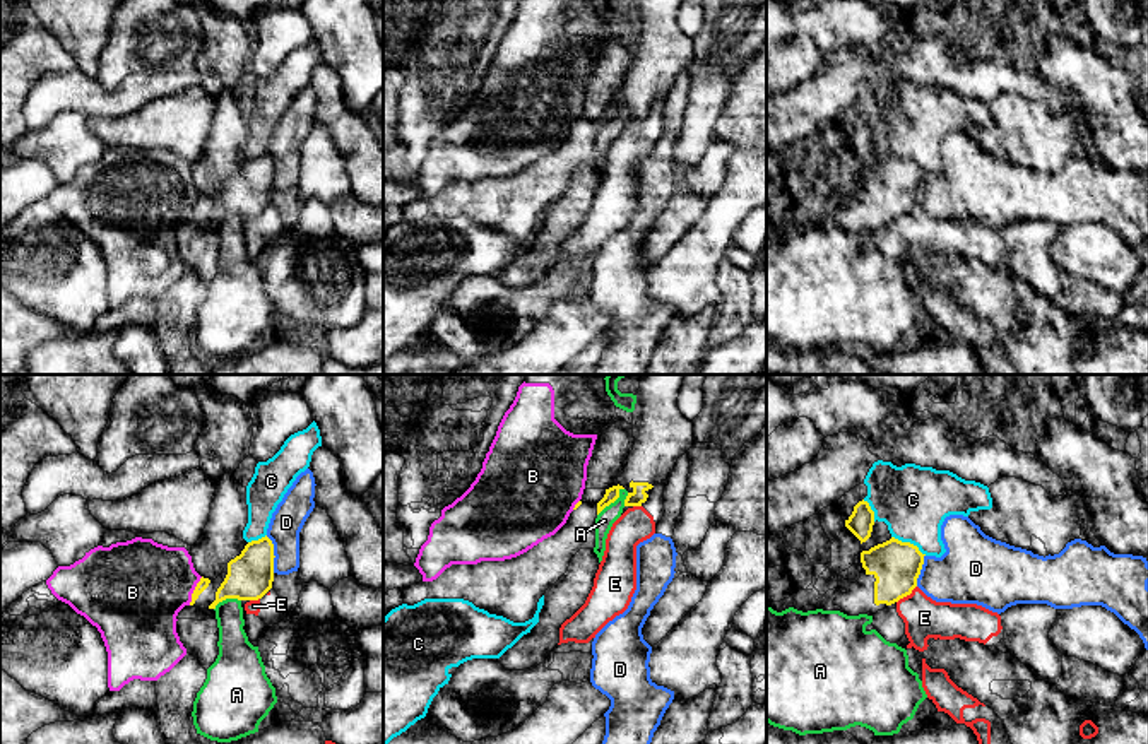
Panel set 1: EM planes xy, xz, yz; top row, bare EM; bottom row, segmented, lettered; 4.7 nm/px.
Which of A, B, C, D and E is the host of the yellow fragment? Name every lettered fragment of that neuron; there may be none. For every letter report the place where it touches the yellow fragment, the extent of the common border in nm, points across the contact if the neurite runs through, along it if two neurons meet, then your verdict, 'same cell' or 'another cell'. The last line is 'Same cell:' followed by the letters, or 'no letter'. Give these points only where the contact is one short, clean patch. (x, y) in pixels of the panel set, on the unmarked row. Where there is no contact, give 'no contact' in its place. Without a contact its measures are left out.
A: meets yellow in xz at (611, 118); contact 180 nm long; border along xz (623, 105), (597, 132); another cell
B: meets yellow in xy at (194, 207); contact 150 nm long; border along xy (202, 194), (189, 221); another cell
C: meets yellow in yz at (909, 159); contact 190 nm long; border along yz (892, 153), (912, 159), (926, 171); another cell
D: meets yellow in xy at (272, 171); contact 180 nm long; border along xy (266, 153), (272, 161), (274, 188); another cell
E: meets yellow in yz at (907, 211); contact 130 nm long; border along yz (916, 202), (897, 219); another cell
Same cell: no letter

